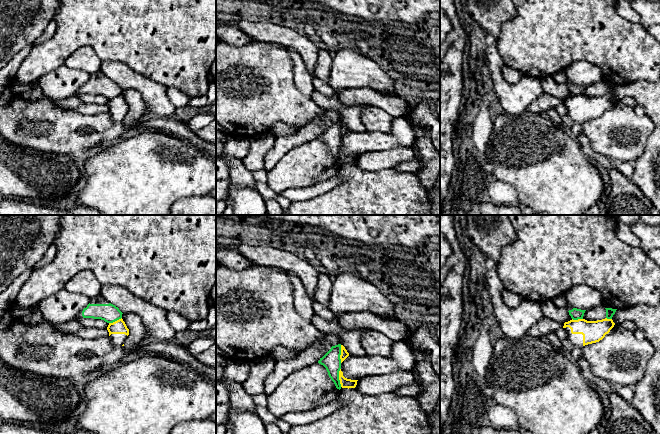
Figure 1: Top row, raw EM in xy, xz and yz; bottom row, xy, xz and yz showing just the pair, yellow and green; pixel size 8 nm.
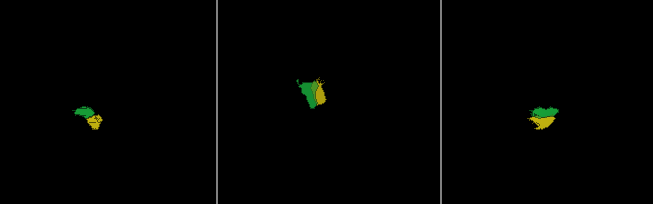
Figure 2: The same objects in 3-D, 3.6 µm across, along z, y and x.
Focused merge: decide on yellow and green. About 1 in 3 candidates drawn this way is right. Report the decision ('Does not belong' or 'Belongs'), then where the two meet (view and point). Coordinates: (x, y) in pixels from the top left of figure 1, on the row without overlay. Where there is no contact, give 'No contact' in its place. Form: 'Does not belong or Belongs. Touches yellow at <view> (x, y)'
Does not belong. Touches yellow at xz (339, 153)

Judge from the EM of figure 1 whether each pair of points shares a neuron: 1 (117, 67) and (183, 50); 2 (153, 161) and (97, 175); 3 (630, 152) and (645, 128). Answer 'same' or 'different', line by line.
1: different
2: same
3: same

